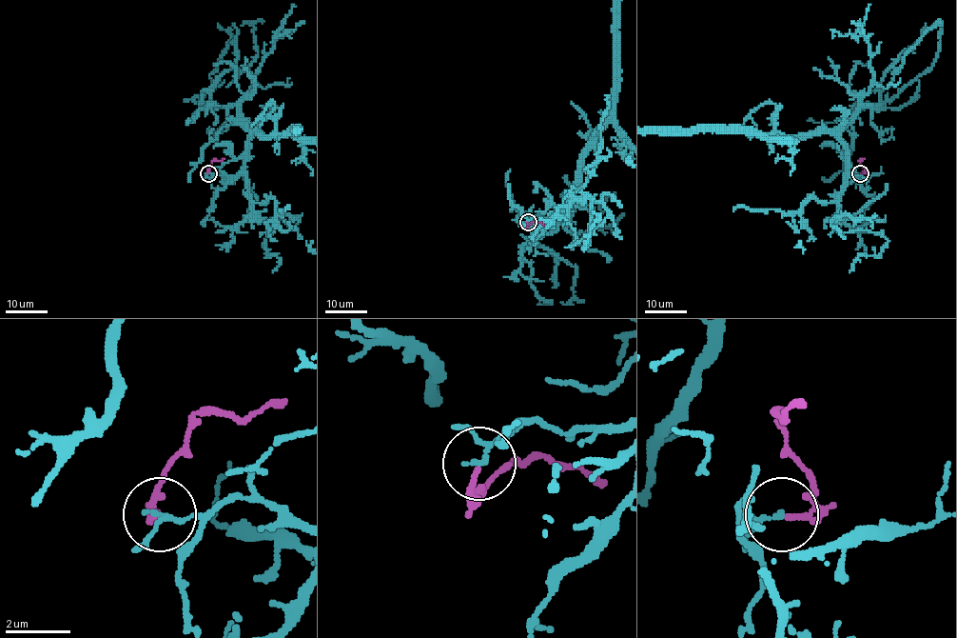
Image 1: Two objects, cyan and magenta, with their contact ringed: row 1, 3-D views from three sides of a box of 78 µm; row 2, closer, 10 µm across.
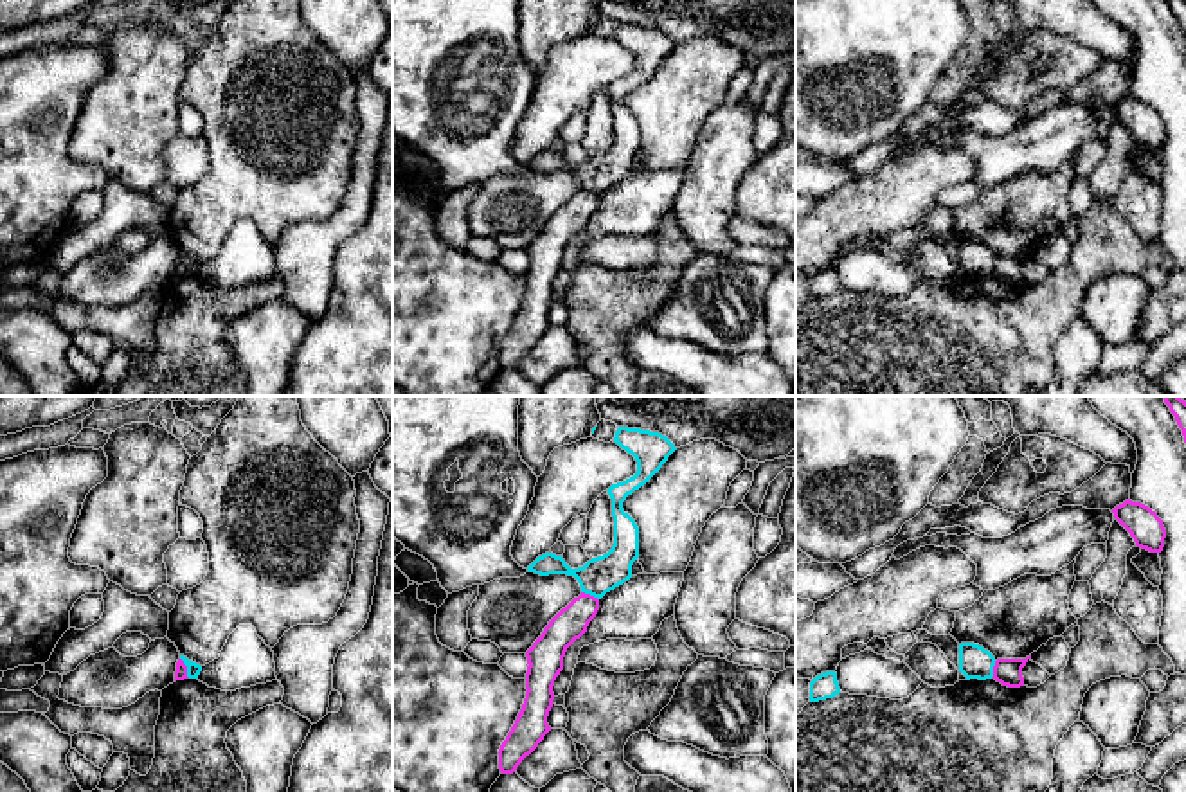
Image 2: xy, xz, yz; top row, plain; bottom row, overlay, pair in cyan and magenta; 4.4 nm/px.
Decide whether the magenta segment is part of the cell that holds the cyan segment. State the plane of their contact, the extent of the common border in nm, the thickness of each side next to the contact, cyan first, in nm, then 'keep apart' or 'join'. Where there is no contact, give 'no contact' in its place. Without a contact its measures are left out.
xy | 100 nm | 60/60 nm | keep apart

